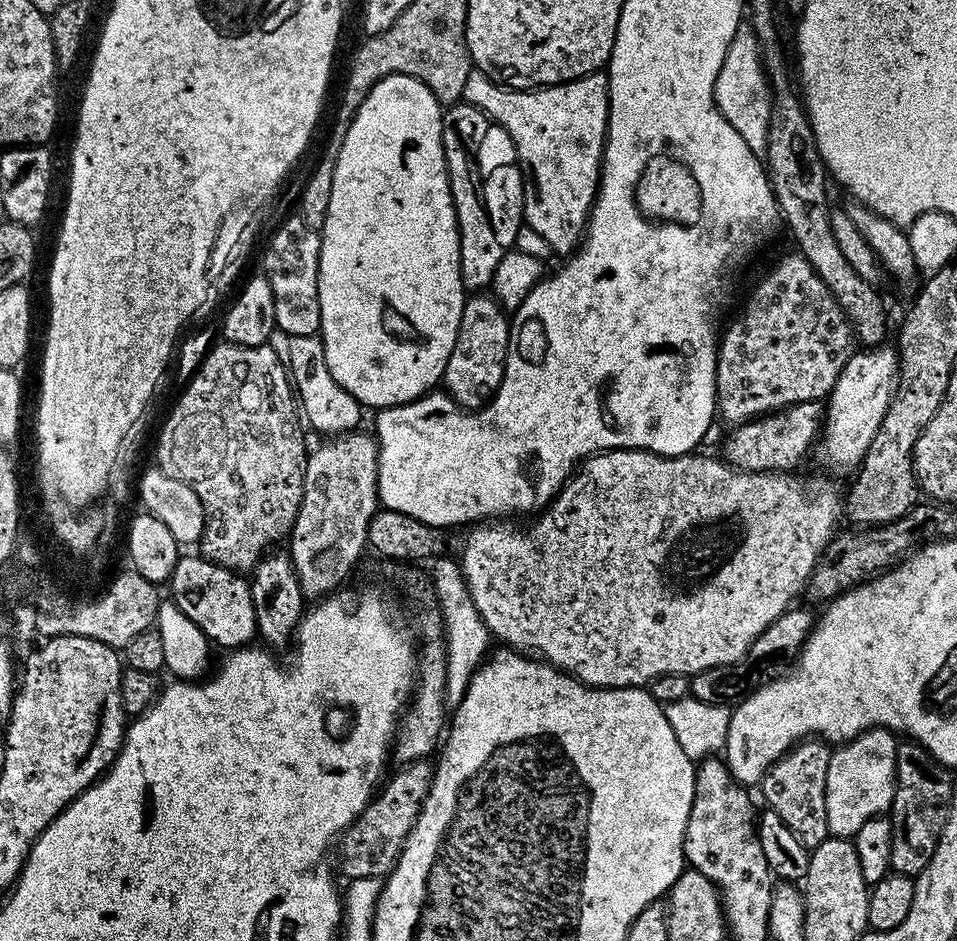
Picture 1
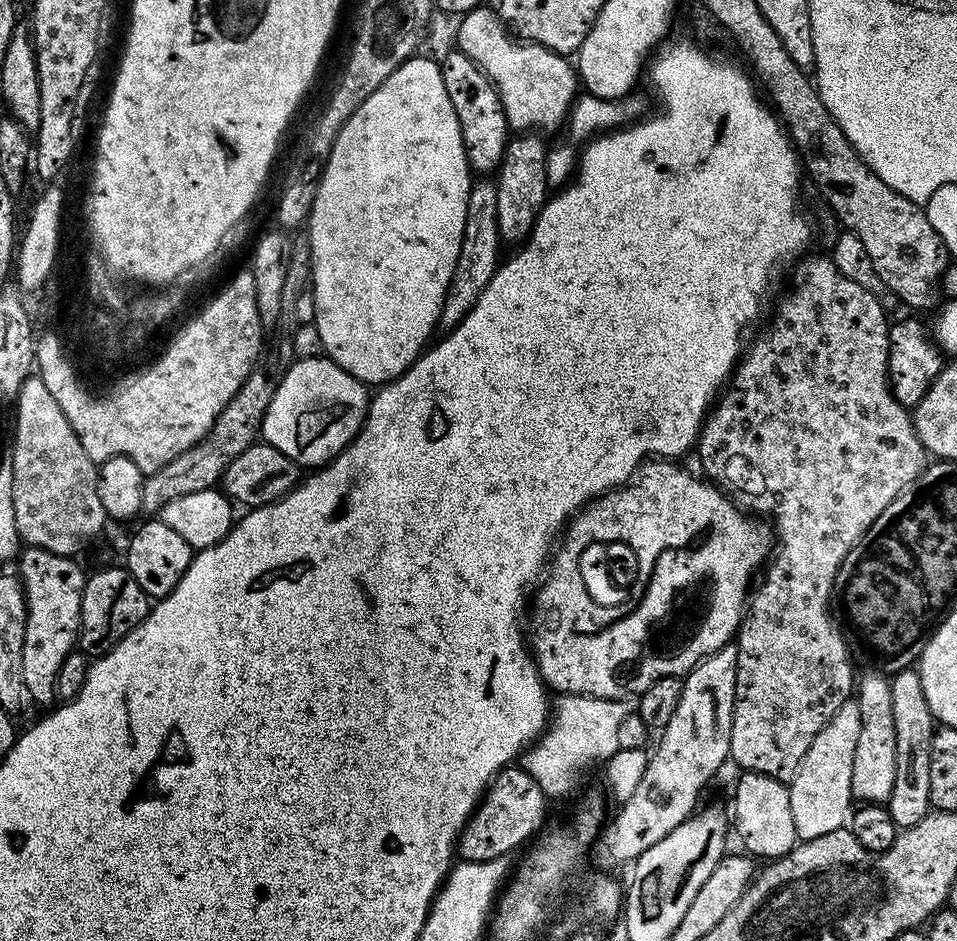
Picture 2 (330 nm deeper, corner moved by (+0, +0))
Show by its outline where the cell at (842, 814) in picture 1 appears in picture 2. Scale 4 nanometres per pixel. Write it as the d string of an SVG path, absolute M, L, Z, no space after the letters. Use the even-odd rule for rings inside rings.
M855 699L845 700L842 706L818 730L806 758L798 766L790 781L790 814L794 818L794 830L800 840L813 840L822 834L830 834L845 823L849 815L848 802L853 801L850 786L850 770L854 766L854 746L858 746L858 730L862 730L862 717L858 714Z

